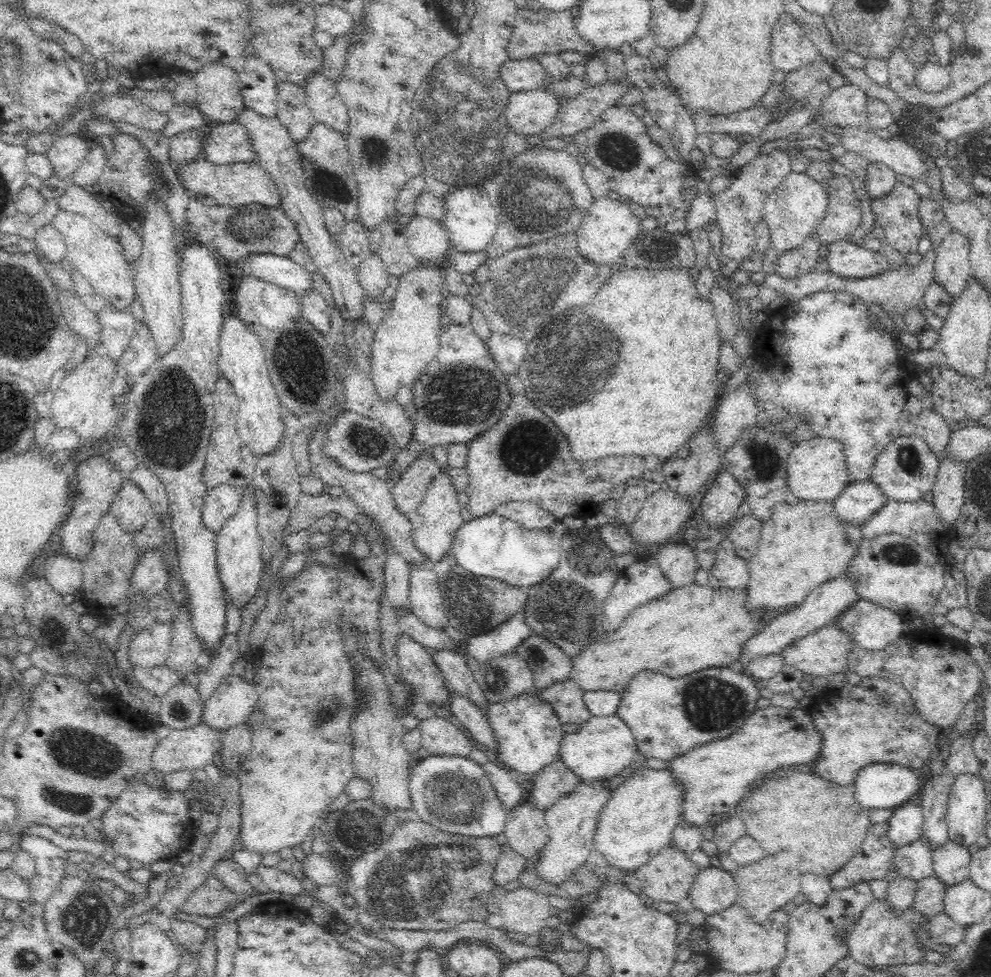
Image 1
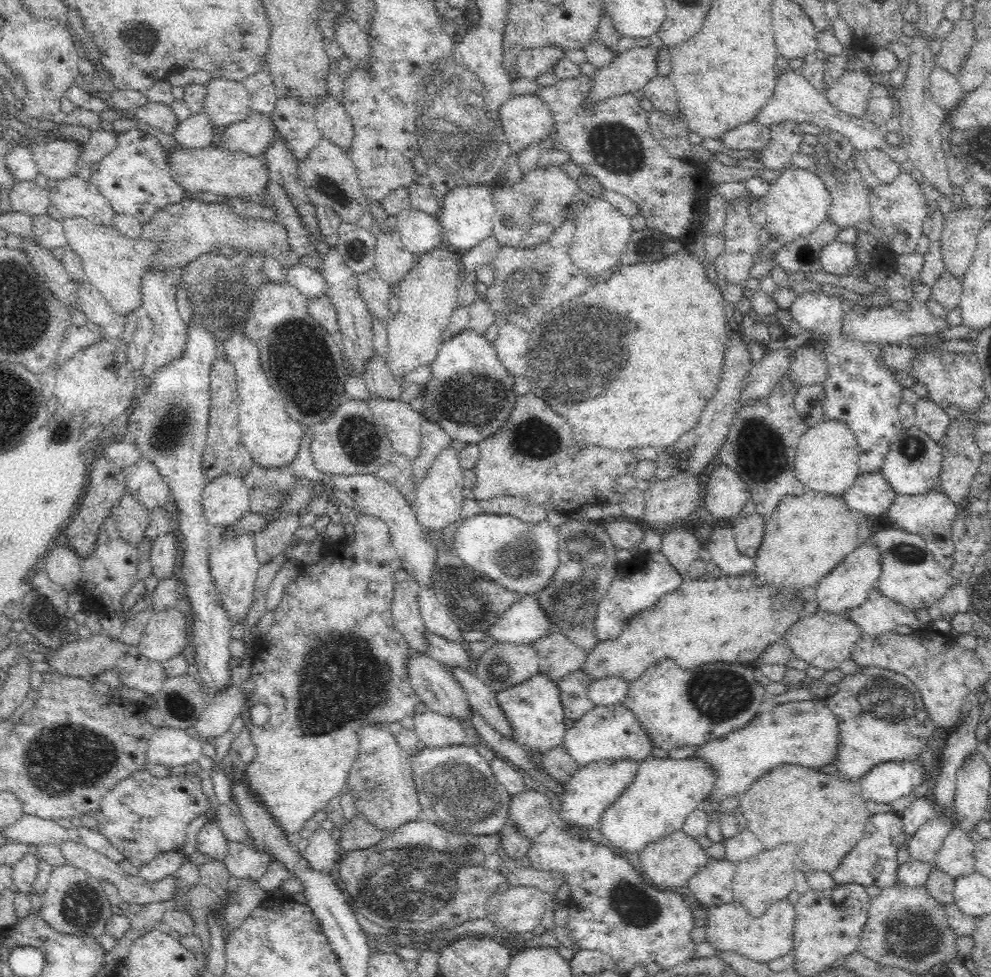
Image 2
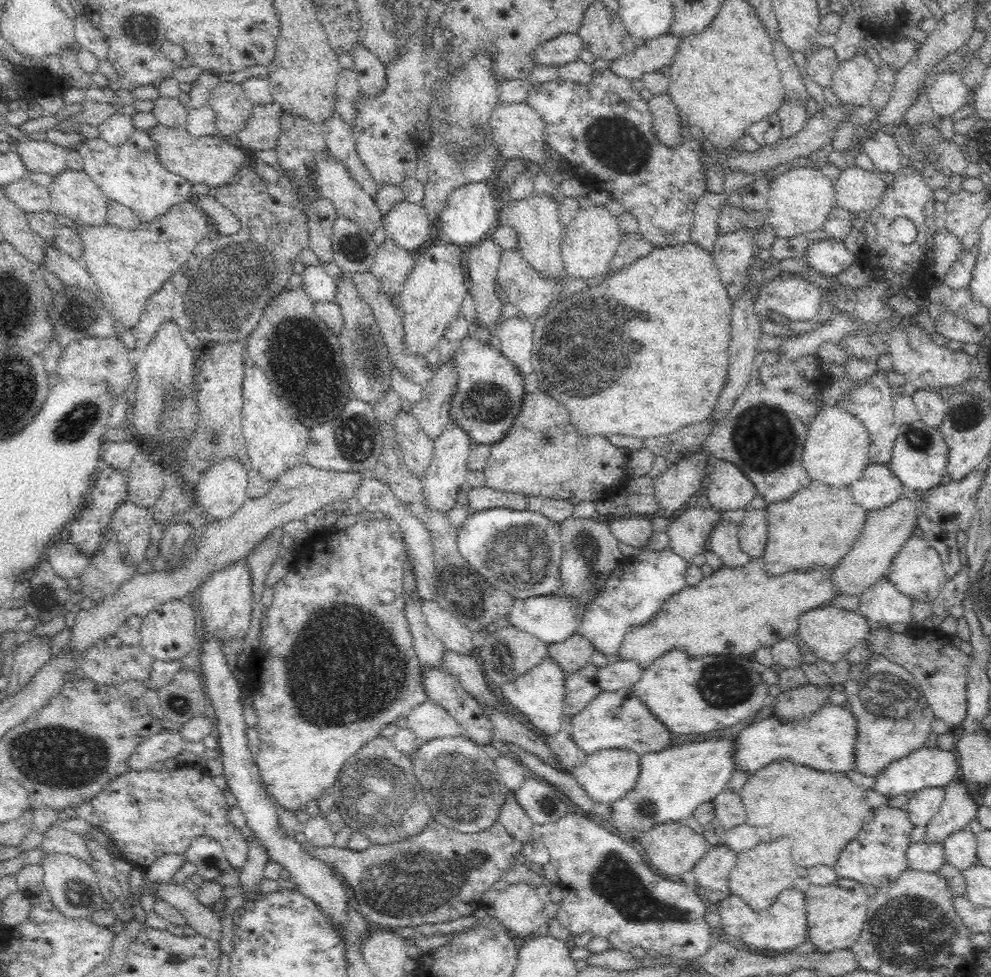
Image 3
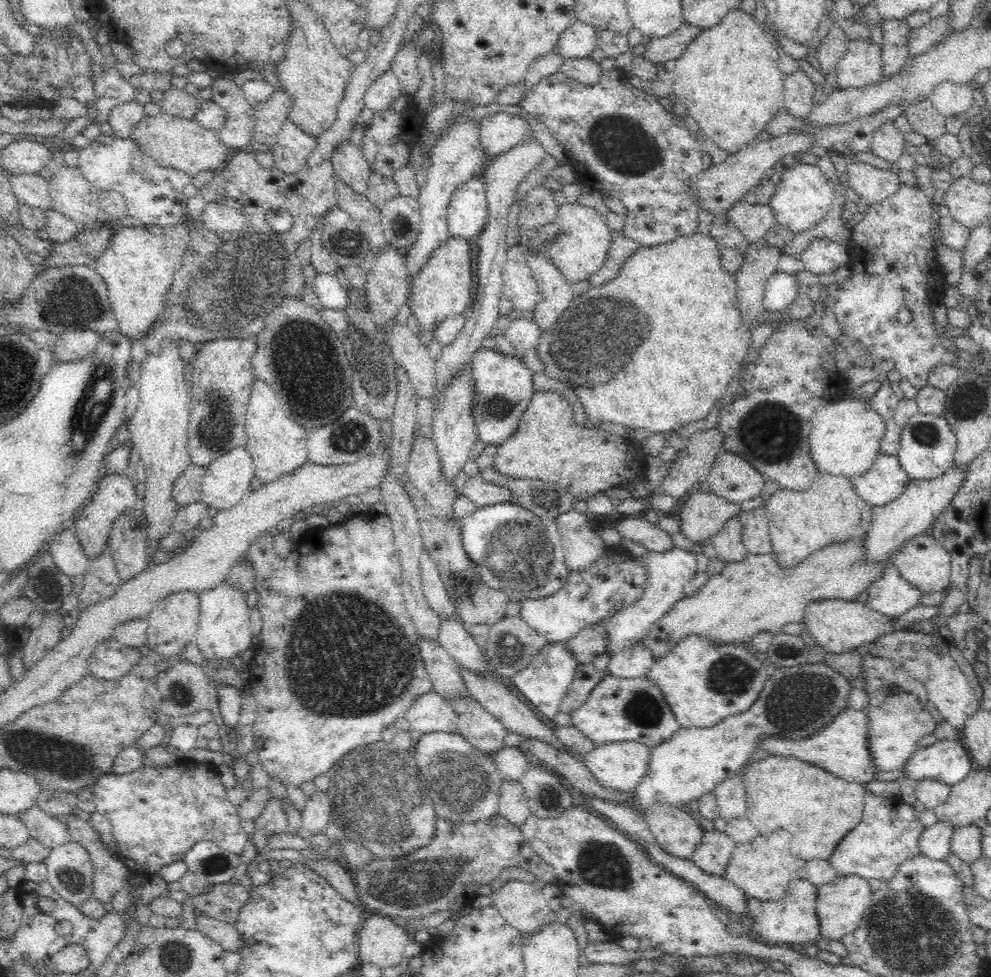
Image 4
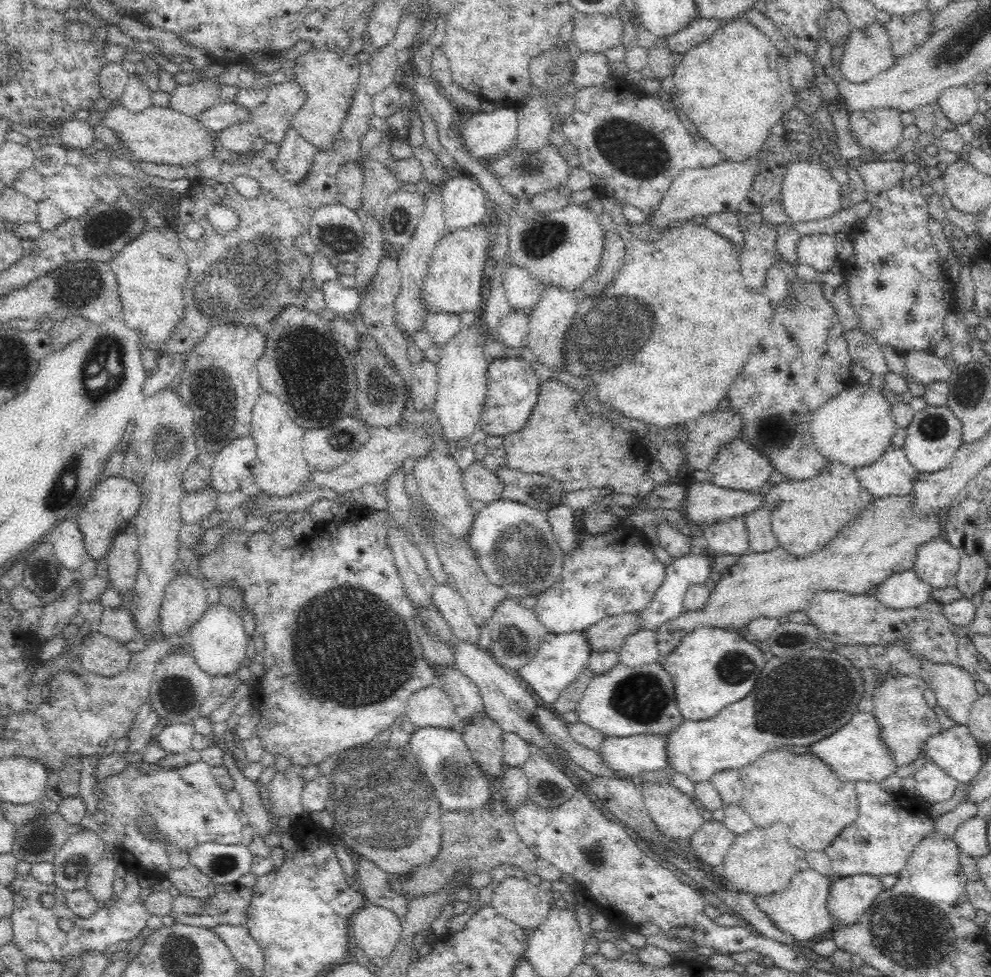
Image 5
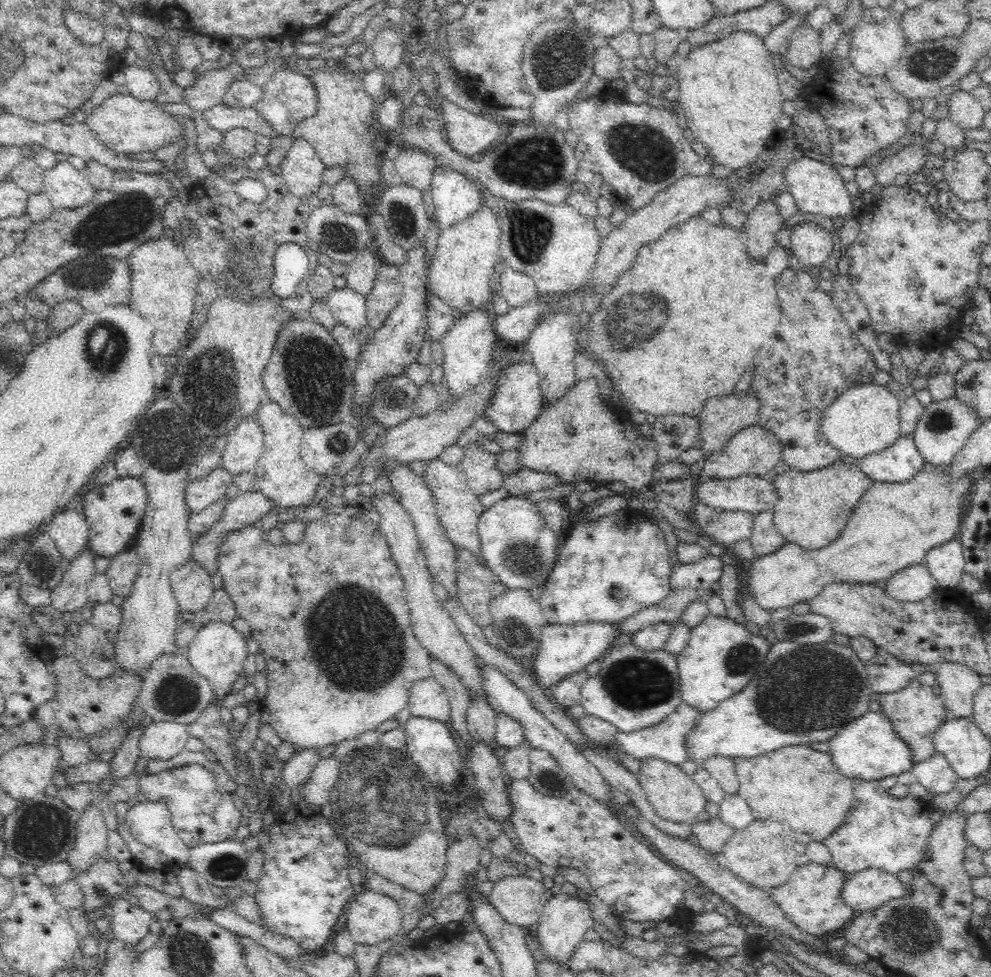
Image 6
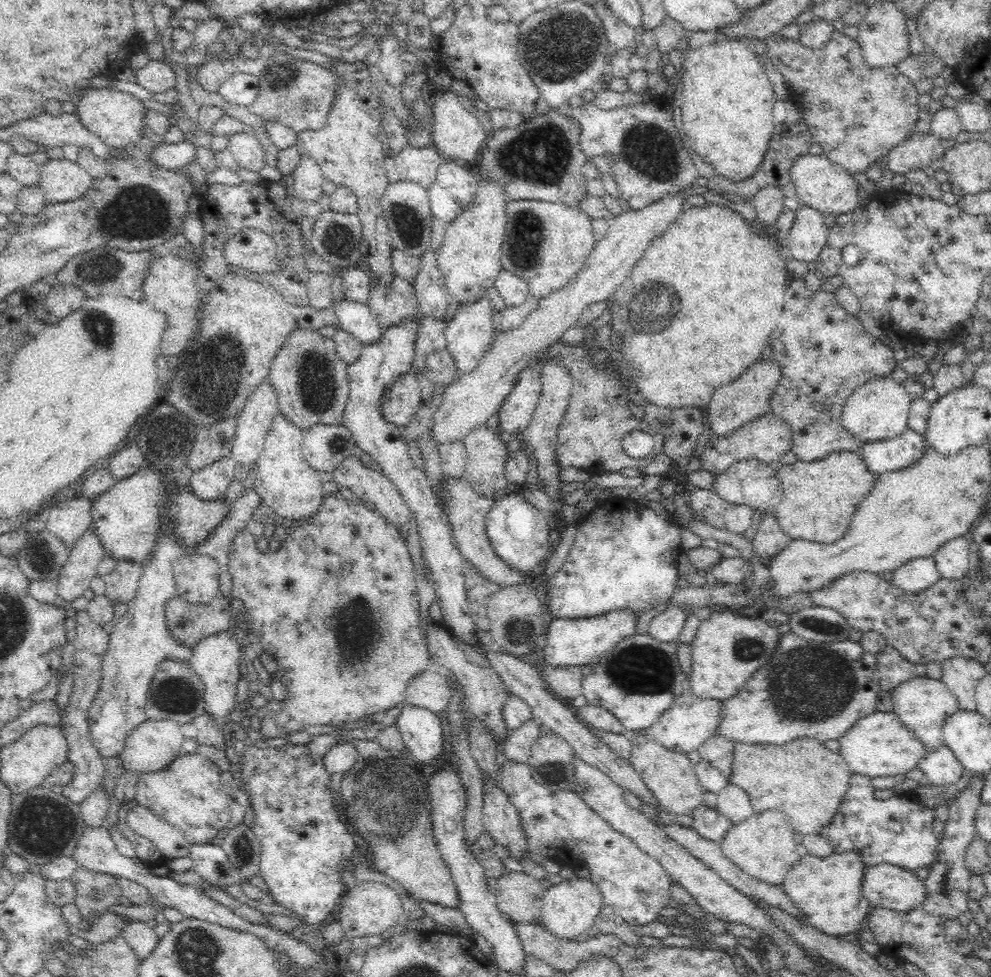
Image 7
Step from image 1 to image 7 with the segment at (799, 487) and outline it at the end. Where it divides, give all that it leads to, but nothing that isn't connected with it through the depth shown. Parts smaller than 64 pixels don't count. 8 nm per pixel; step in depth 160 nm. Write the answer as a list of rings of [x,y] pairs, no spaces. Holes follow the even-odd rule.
[[[876,377],[856,387],[852,394],[846,398],[840,427],[866,444],[872,441],[883,441],[900,436],[907,429],[908,410],[910,408],[910,395],[902,383],[895,382],[891,377]]]

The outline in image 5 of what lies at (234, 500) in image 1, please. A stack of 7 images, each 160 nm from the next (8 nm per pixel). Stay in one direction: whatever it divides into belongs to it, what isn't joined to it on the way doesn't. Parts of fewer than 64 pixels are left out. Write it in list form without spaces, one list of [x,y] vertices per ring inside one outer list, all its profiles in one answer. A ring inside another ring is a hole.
[[[250,435],[236,437],[216,453],[210,488],[217,493],[233,493],[243,482],[253,478],[257,460],[256,443]]]

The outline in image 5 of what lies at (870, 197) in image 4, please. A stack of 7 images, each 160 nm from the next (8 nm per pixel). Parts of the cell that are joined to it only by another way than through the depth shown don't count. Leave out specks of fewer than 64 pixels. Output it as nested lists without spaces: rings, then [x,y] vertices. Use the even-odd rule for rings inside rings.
[[[901,159],[892,161],[866,161],[856,168],[858,175],[864,181],[864,190],[868,194],[880,194],[894,188],[900,182],[908,179],[904,171],[904,162]]]

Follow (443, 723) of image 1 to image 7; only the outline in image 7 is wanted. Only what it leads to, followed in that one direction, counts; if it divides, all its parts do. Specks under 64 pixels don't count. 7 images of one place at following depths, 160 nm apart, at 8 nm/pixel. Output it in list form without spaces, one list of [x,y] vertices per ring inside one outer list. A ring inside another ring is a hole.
[[[424,671],[410,679],[403,704],[426,708],[443,715],[450,698],[446,677],[436,672]]]

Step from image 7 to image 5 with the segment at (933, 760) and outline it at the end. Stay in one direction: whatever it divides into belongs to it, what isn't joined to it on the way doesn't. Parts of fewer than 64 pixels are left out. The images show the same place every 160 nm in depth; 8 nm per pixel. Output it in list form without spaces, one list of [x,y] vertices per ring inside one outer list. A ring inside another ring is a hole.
[[[929,761],[914,774],[914,793],[924,804],[944,802],[954,796],[959,782],[944,773],[934,761]]]

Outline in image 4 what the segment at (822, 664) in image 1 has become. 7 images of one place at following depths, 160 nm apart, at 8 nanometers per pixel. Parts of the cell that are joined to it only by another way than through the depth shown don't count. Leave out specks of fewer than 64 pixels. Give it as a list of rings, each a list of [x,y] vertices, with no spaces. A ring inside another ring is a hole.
[[[820,600],[808,604],[801,623],[814,636],[816,644],[827,653],[842,654],[892,632],[892,620],[892,617],[872,611],[867,603],[861,604],[856,600]]]

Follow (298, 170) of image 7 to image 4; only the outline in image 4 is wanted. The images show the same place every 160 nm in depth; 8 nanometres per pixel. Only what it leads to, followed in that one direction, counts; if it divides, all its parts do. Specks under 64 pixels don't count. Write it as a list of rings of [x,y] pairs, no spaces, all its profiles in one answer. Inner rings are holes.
[[[287,119],[278,134],[278,141],[270,147],[275,167],[285,173],[302,170],[308,155],[316,148],[318,137],[314,137]]]

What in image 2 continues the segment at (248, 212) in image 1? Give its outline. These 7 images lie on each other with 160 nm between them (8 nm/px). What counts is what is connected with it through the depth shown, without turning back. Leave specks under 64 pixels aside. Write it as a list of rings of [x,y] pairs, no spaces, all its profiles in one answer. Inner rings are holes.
[[[187,195],[180,202],[156,211],[144,224],[144,232],[138,241],[124,237],[112,226],[97,225],[82,217],[64,216],[60,223],[67,246],[80,257],[86,280],[102,293],[114,312],[124,315],[139,311],[140,280],[149,269],[174,275],[177,268],[184,268],[207,252],[219,252],[224,246],[231,247],[234,252],[264,253],[264,258],[272,257],[281,264],[294,256],[287,230],[282,224],[264,218],[240,216],[223,199],[217,203],[204,203],[195,196]]]

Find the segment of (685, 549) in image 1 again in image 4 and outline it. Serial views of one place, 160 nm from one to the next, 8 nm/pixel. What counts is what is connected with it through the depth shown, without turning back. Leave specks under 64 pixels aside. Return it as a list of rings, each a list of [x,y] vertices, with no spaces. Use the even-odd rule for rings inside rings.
[[[698,488],[693,490],[686,498],[683,498],[682,510],[680,510],[680,533],[690,543],[693,543],[694,550],[709,543],[712,536],[715,536],[726,524],[727,520],[736,517],[739,513],[738,504],[733,504],[716,494],[701,492]]]

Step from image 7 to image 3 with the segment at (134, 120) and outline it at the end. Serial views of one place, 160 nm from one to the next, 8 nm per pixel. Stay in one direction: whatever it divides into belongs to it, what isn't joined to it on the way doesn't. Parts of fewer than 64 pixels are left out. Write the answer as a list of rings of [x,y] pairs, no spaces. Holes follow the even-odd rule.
[[[158,125],[150,134],[152,139],[157,143],[158,156],[164,168],[166,168],[168,172],[182,176],[182,178],[186,179],[192,186],[204,183],[206,186],[212,188],[230,184],[236,180],[238,171],[248,163],[252,163],[253,160],[253,157],[246,156],[246,151],[244,152],[241,147],[238,147],[233,141],[223,138],[220,134],[204,136],[204,138],[195,138],[186,131],[184,125],[173,129]]]

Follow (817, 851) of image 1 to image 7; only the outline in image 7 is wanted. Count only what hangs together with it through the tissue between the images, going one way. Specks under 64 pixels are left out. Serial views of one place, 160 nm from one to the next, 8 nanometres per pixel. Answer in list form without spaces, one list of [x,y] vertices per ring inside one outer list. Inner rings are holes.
[[[799,738],[782,746],[736,742],[729,782],[748,793],[754,813],[780,808],[788,818],[788,826],[805,837],[820,835],[832,822],[850,788],[852,775],[840,753],[831,752],[819,740]]]

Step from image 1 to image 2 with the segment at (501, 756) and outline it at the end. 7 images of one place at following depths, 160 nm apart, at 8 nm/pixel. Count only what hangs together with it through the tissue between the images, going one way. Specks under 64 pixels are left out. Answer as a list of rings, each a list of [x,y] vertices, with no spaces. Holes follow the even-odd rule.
[[[536,673],[522,684],[498,691],[496,700],[504,711],[508,725],[512,725],[512,736],[523,750],[530,752],[536,758],[552,748],[563,745],[563,738],[569,723],[563,715],[557,681],[548,679],[544,673]]]

